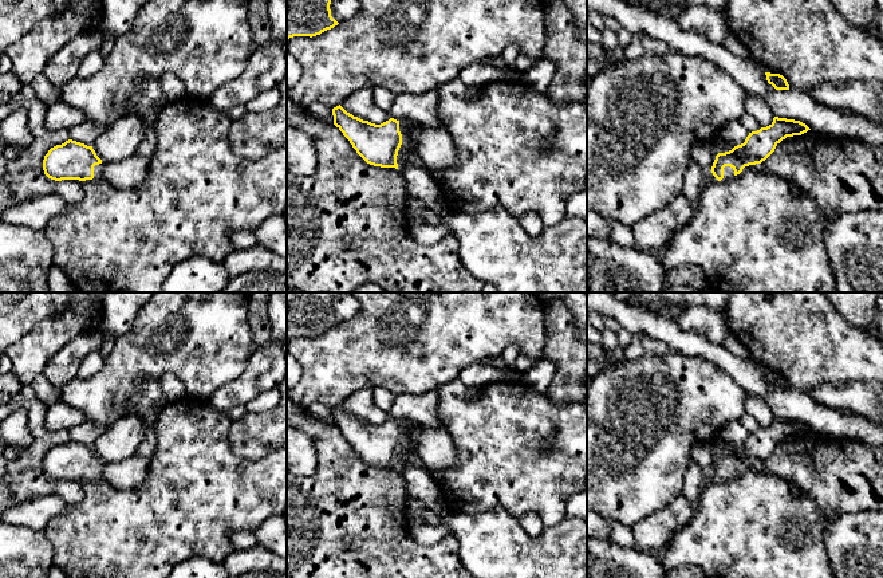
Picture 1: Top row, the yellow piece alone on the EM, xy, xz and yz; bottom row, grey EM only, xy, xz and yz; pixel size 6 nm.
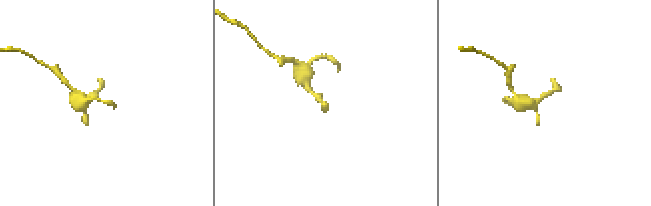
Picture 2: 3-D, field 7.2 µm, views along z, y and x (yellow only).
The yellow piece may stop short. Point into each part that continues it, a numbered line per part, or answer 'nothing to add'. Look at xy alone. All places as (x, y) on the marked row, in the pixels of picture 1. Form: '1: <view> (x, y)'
1: xy (130, 173)

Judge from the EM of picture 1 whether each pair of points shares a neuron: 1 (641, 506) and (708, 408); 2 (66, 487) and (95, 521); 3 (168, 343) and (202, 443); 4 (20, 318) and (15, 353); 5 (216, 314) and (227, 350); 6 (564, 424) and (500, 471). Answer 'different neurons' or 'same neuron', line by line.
1: same neuron
2: different neurons
3: different neurons
4: different neurons
5: same neuron
6: same neuron

